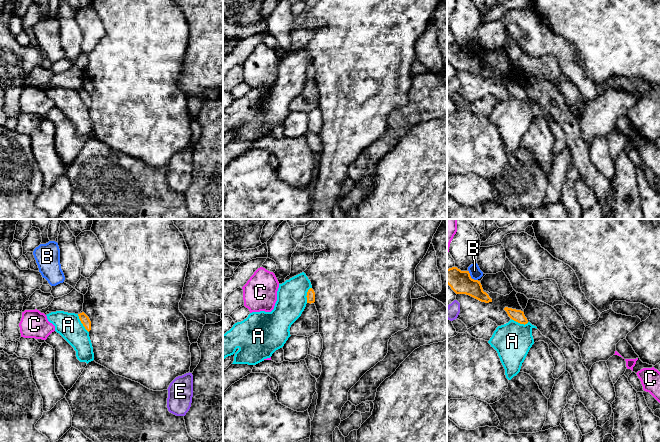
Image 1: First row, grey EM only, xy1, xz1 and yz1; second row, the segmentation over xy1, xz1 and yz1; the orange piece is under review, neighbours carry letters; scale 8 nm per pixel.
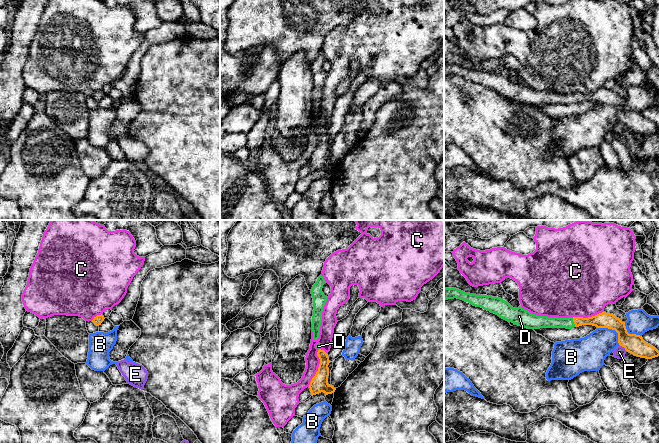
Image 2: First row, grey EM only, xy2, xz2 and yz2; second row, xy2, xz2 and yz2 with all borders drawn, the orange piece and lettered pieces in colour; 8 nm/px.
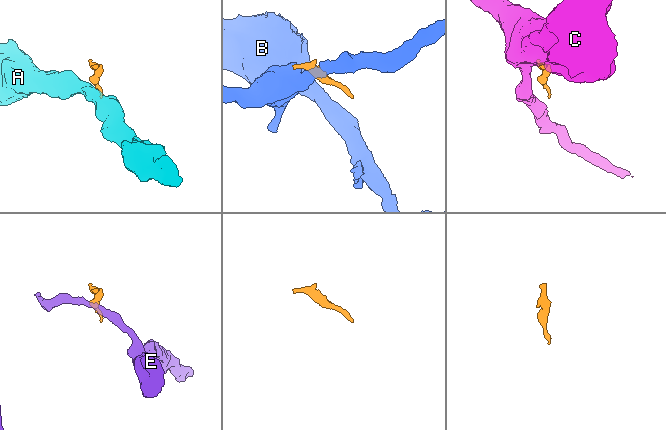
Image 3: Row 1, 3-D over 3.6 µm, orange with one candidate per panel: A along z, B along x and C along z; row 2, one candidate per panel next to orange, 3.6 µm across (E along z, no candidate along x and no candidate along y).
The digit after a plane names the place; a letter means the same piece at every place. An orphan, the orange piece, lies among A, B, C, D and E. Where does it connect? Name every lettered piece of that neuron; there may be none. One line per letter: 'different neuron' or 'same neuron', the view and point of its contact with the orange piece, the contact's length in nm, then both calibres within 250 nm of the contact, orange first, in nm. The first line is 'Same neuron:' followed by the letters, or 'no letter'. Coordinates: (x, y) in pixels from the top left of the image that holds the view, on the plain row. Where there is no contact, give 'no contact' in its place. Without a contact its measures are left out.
Same neuron: D
A: different neuron | xy1 (81, 98) | 180 nm | 70/200 nm
B: different neuron | yz2 (613, 105) | 240 nm | 160/260 nm
C: different neuron | xz2 (319, 142) | 320 nm | 140/110 nm
D: same neuron | yz2 (573, 97) | 80 nm | 130/100 nm
E: different neuron | yz2 (623, 122) | 90 nm | 160/90 nm

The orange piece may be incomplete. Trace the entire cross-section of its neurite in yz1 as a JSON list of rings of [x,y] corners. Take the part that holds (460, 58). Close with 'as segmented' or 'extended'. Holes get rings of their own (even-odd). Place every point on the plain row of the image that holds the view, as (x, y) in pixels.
[[[457,43],[447,45],[447,60],[456,70],[466,70],[485,79],[492,78],[480,57],[472,55],[469,47],[461,47]]]; as segmented

